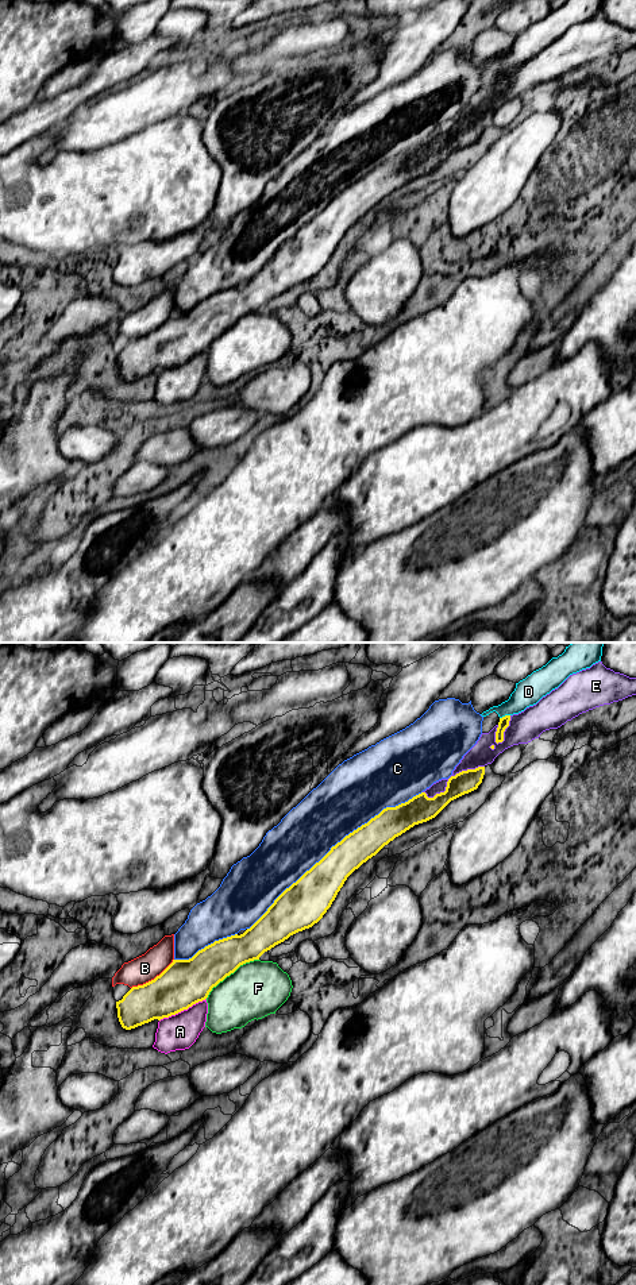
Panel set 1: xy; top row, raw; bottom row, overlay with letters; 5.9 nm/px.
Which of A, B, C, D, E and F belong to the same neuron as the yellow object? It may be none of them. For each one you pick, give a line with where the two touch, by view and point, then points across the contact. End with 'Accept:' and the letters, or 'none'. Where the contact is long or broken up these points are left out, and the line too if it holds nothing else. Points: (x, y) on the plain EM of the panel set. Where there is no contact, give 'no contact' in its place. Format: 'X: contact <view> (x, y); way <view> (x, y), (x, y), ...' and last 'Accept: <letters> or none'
Accept: none

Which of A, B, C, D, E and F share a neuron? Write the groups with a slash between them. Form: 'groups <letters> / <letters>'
groups A F / B / C / D / E

